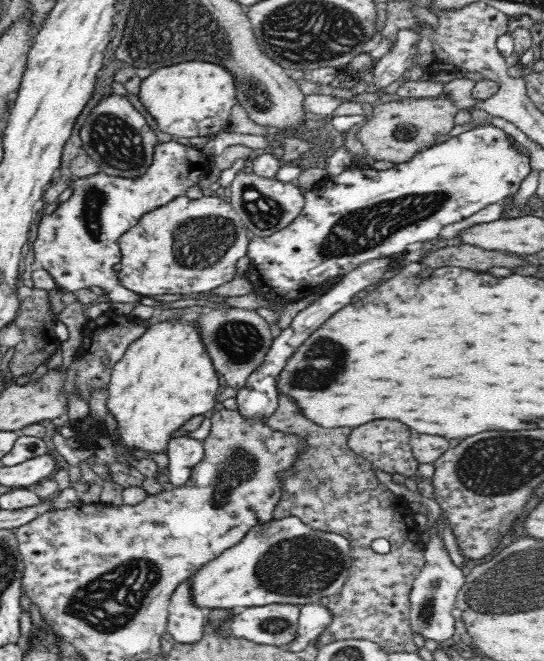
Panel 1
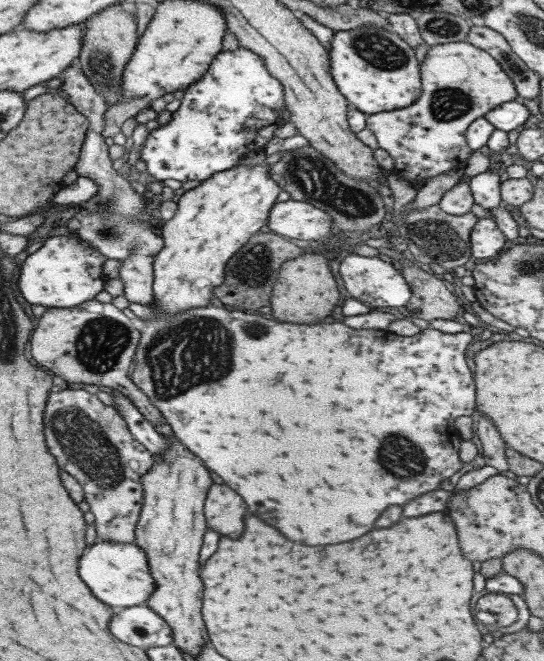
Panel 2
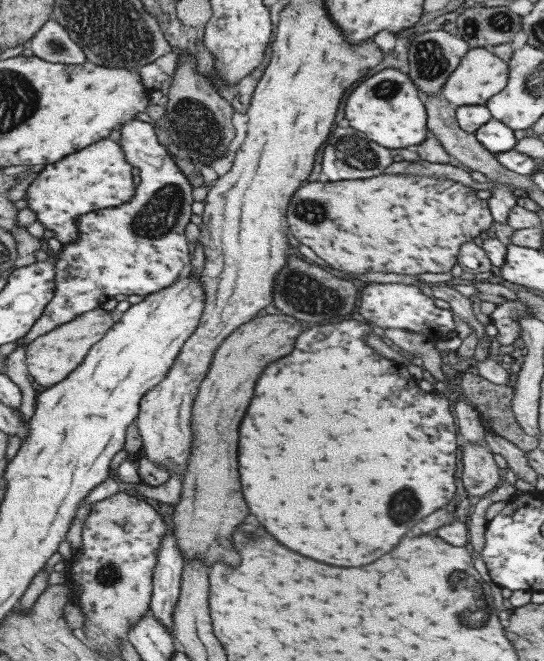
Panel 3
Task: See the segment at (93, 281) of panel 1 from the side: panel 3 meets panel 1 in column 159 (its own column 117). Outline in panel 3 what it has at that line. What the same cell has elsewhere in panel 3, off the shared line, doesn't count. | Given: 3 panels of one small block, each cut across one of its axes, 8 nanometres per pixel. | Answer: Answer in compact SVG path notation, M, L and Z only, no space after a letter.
M108 138L101 139L57 162L44 165L23 194L25 209L31 210L35 221L53 234L52 244L75 242L75 220L97 210L125 206L135 198L131 168L125 163L119 145Z

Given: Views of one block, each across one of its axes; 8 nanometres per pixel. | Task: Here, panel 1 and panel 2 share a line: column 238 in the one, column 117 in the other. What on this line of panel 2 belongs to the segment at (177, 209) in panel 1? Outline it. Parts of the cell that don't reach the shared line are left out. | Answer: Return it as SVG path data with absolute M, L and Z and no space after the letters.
M93 212L76 214L61 224L58 229L72 237L77 237L92 246L98 253L107 259L115 259L120 262L118 278L123 282L124 297L129 302L152 306L154 300L152 293L152 258L151 254L157 254L162 249L161 237L155 235L147 223L131 221L131 217L121 215L93 215Z

